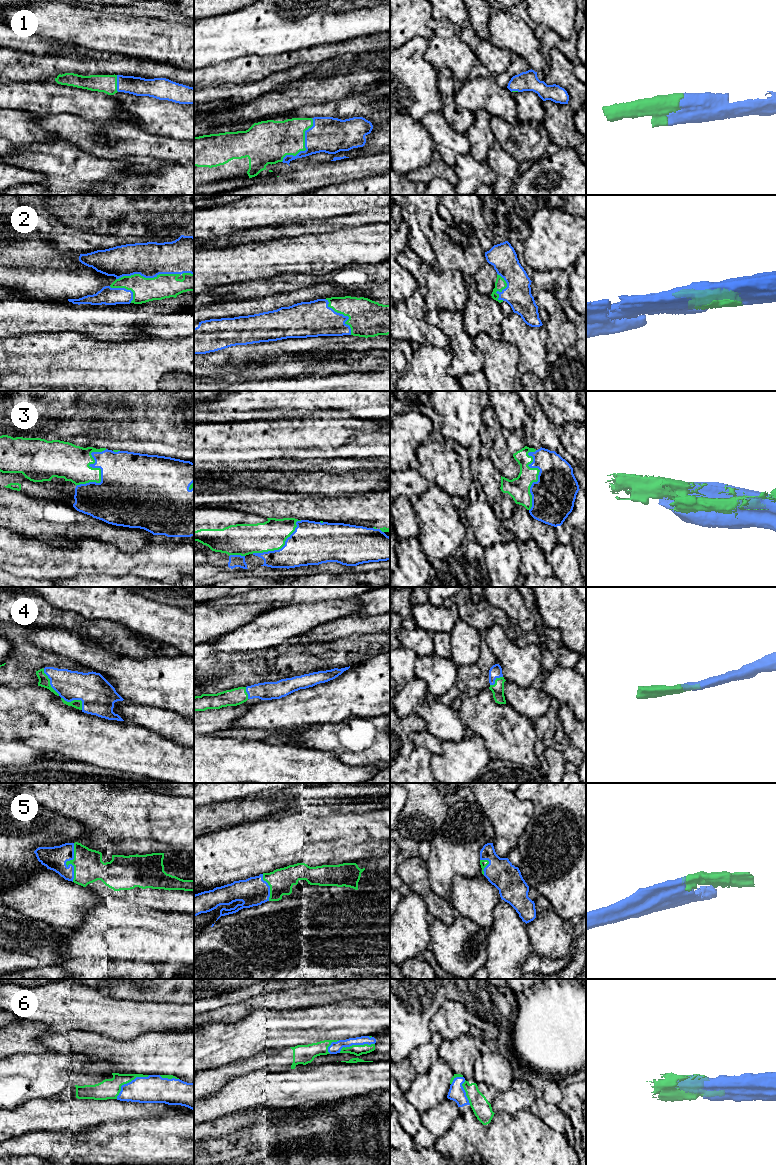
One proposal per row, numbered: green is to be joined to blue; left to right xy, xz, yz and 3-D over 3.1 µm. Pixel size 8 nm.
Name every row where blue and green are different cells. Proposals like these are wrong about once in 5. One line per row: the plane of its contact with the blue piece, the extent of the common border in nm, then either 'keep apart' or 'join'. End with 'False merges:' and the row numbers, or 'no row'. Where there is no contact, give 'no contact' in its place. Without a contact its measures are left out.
1: xz | 440 nm | join
2: xy | 500 nm | join
3: xy | 380 nm | join
4: xy | 200 nm | join
5: xy | 320 nm | join
6: xy | 320 nm | join
False merges: no row

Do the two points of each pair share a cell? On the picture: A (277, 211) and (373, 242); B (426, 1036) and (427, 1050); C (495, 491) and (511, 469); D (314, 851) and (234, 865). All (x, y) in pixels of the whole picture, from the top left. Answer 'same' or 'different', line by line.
A: different
B: different
C: different
D: same

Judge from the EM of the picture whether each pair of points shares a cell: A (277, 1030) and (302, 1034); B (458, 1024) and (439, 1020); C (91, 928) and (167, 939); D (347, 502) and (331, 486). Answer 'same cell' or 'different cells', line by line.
A: same cell
B: same cell
C: same cell
D: different cells

